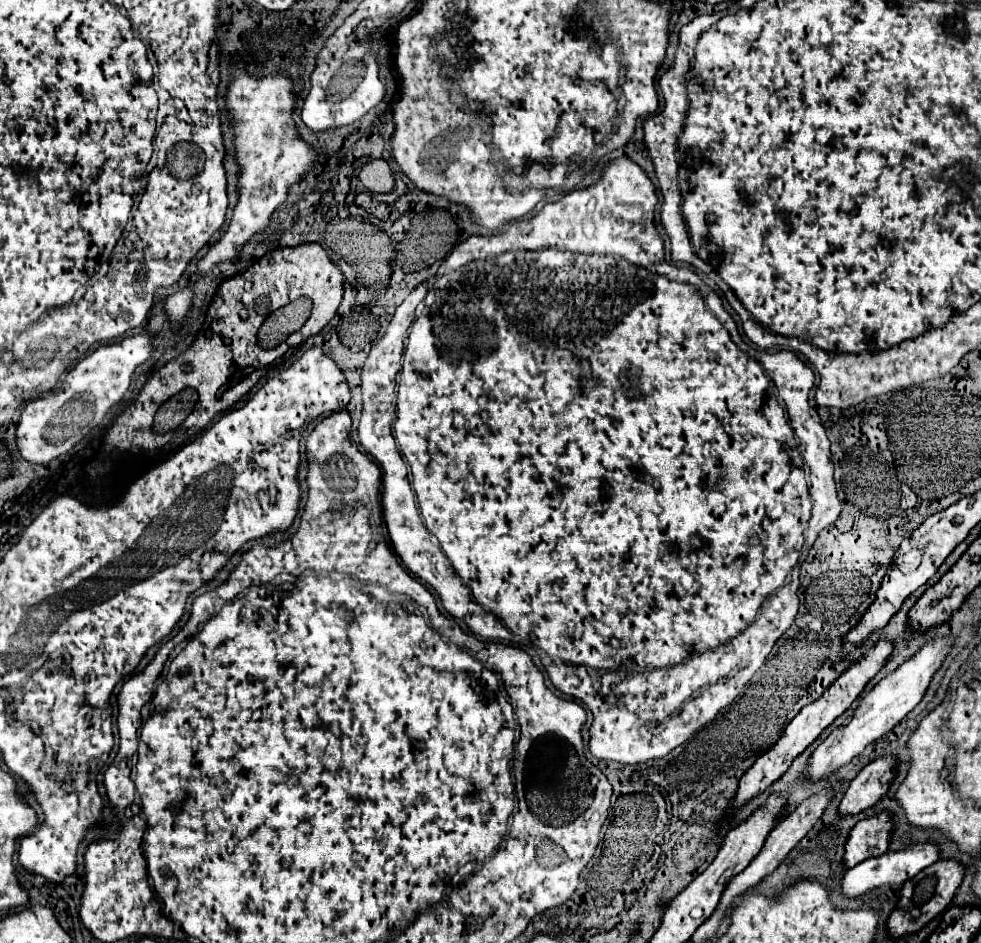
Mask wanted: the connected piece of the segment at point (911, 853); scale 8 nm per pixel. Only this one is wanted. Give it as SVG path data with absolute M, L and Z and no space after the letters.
M914 843L900 851L888 851L878 857L870 857L868 861L860 861L858 865L854 865L852 869L846 871L842 891L846 897L860 897L880 885L902 885L904 881L908 881L916 873L920 873L924 867L936 863L938 855L940 855L940 847L936 843Z

